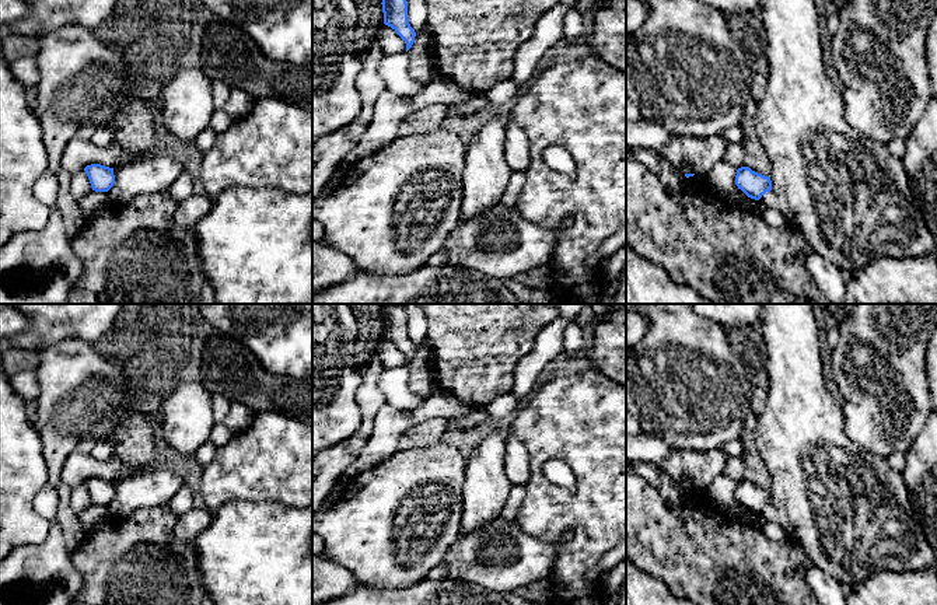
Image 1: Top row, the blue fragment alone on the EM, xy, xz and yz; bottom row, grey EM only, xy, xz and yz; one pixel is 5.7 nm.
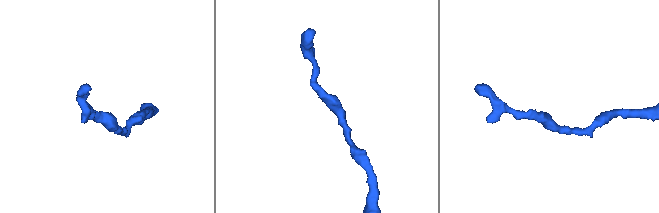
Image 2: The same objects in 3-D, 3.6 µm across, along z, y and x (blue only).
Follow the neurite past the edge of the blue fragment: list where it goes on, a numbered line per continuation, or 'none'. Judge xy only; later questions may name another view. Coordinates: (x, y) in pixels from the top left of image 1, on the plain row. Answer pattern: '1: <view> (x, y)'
none

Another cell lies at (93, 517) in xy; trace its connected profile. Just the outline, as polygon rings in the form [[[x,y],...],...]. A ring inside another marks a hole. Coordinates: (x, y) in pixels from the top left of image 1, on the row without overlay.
[[[91,504],[90,507],[84,508],[77,517],[83,525],[83,531],[85,532],[85,535],[95,531],[111,518],[106,506],[95,504]]]

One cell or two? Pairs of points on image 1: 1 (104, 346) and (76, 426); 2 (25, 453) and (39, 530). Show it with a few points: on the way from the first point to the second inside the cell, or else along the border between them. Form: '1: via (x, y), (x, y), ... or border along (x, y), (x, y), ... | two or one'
1: border along (91, 343), (114, 366) | two
2: via (24, 472), (24, 510) | one

